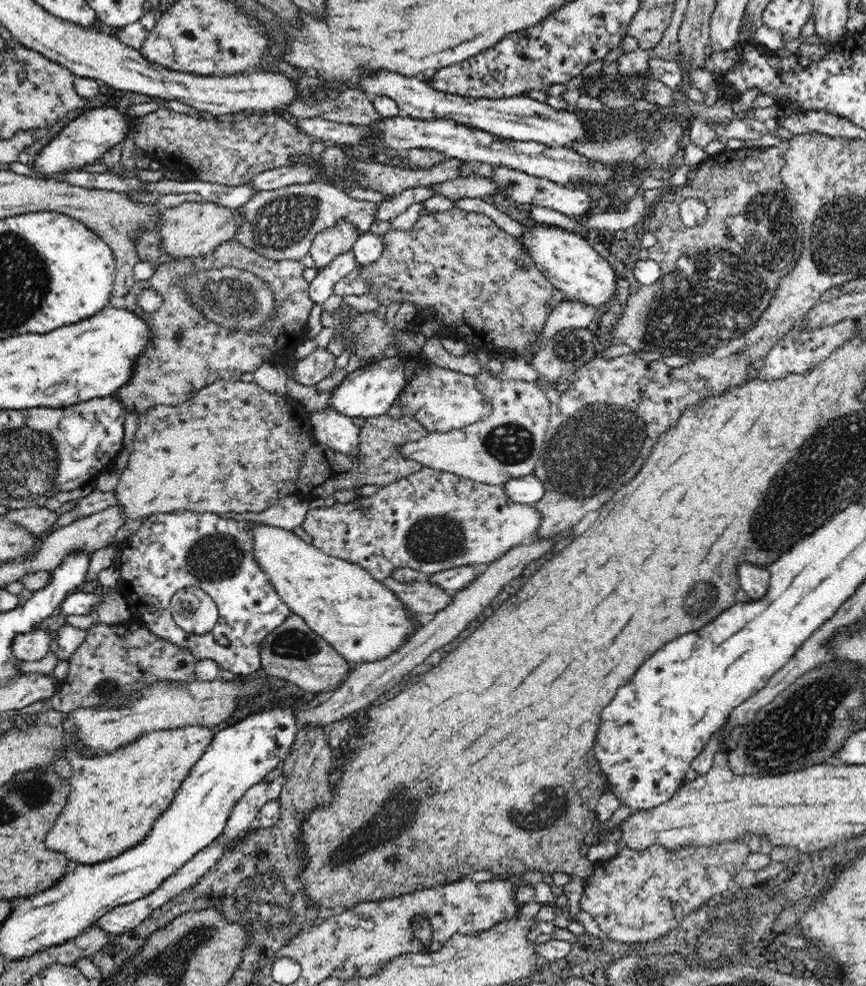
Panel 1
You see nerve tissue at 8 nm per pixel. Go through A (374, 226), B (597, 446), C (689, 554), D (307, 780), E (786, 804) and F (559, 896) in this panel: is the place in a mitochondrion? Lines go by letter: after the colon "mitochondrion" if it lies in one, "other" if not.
A: other
B: mitochondrion
C: other
D: other
E: other
F: other

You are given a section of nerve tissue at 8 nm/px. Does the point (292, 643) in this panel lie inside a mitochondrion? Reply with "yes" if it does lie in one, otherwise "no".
yes

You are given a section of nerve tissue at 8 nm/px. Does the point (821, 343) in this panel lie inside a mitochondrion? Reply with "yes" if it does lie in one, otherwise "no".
no

